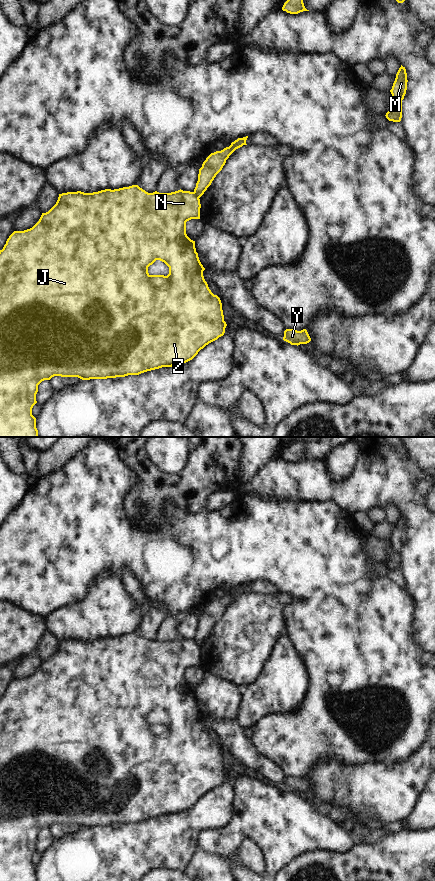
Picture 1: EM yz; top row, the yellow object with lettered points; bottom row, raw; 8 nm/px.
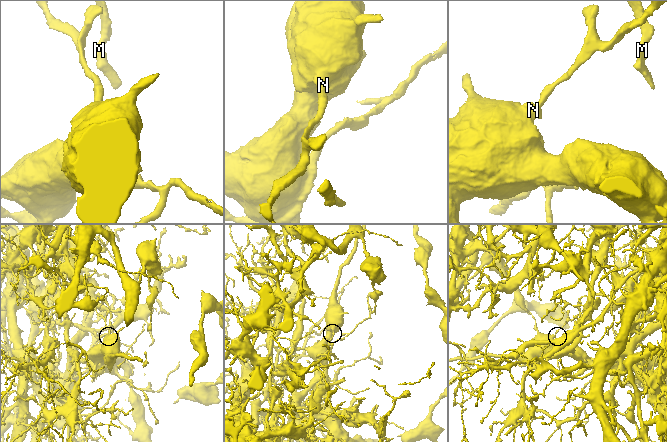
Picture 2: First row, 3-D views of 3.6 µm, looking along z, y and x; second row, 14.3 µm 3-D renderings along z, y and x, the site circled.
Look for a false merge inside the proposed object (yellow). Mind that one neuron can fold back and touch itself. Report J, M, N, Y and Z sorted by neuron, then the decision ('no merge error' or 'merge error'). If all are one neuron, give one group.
J N Z / M Y | merge error

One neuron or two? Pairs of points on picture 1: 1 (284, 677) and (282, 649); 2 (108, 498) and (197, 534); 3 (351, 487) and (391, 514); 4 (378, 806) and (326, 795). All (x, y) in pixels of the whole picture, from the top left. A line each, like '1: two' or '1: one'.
1: one
2: one
3: two
4: one

